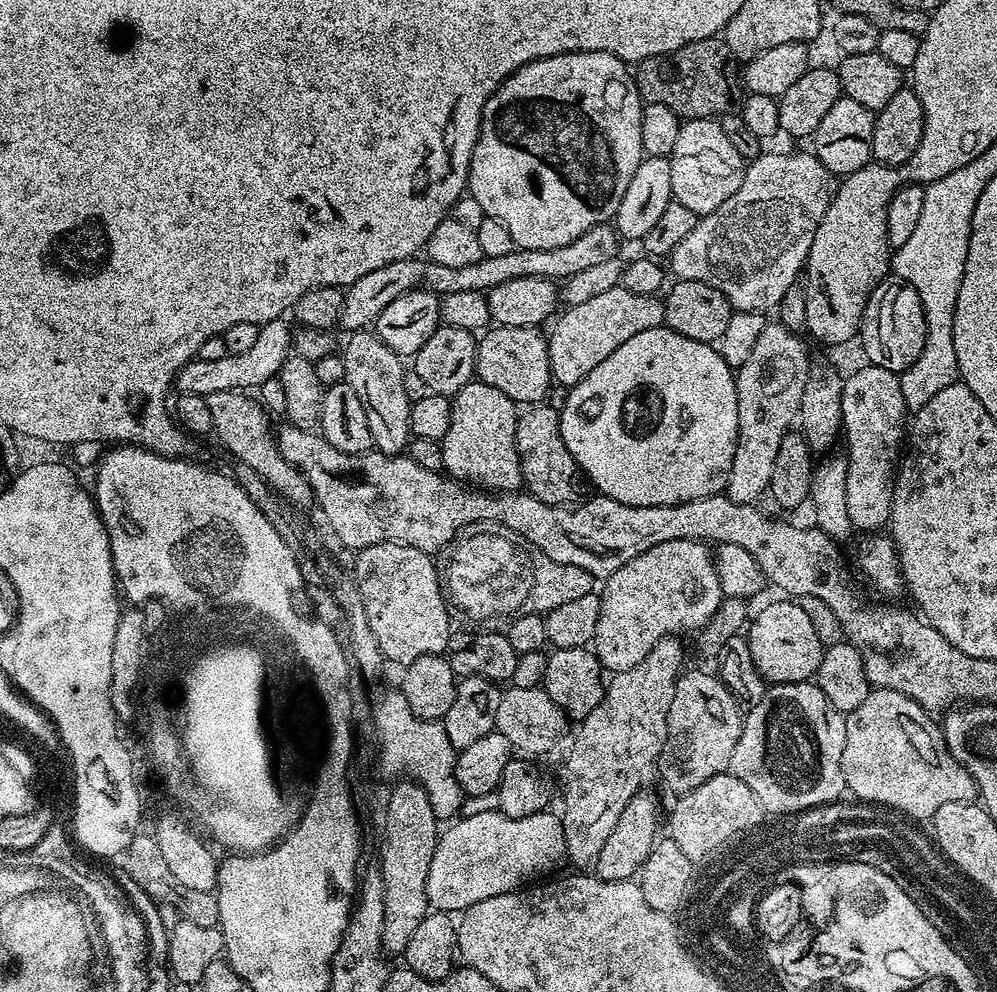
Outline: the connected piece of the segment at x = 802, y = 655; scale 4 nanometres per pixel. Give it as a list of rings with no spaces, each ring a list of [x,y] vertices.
[[[792,598],[779,599],[766,605],[757,616],[755,613],[747,625],[750,658],[754,658],[754,666],[769,685],[811,681],[822,662],[826,645],[818,642],[818,634],[800,603]]]

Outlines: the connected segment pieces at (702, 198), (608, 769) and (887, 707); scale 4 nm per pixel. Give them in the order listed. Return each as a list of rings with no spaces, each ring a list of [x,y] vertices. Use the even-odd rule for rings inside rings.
[[[719,119],[683,121],[678,130],[678,142],[670,157],[672,199],[686,206],[686,210],[694,210],[698,218],[708,216],[718,210],[718,206],[722,206],[722,202],[738,190],[738,186],[742,186],[745,167],[744,156],[734,150]]]
[[[663,636],[658,643],[634,666],[625,672],[615,673],[607,681],[602,702],[590,710],[590,714],[579,725],[572,749],[564,760],[564,816],[562,815],[562,848],[576,864],[591,865],[598,850],[614,830],[618,814],[626,802],[641,789],[640,779],[648,767],[657,763],[664,739],[668,733],[668,711],[674,698],[676,682],[681,675],[680,663],[684,660],[684,648],[676,636]]]
[[[872,688],[866,702],[844,717],[846,742],[842,750],[842,770],[847,791],[852,791],[857,801],[895,810],[916,822],[931,821],[938,806],[946,806],[946,802],[975,801],[978,793],[974,778],[950,754],[941,725],[932,720],[935,719],[922,706],[918,706],[918,702],[900,692]]]

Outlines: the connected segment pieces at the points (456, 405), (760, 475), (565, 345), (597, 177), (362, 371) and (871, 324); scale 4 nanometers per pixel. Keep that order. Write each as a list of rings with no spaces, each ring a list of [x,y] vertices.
[[[478,378],[462,386],[451,402],[450,430],[438,444],[443,471],[457,482],[479,486],[492,494],[517,491],[522,484],[516,449],[517,405],[502,390],[494,390]]]
[[[779,322],[765,323],[760,336],[752,347],[748,359],[735,369],[738,394],[738,438],[734,450],[734,462],[730,466],[726,495],[738,504],[756,504],[760,495],[768,492],[770,473],[774,471],[774,458],[782,438],[797,423],[802,402],[802,390],[806,390],[806,378],[812,365],[811,358],[795,331]]]
[[[619,286],[563,310],[564,313],[559,313],[560,321],[558,316],[547,337],[552,379],[557,385],[564,384],[565,389],[582,382],[582,378],[586,378],[586,374],[590,374],[598,362],[610,358],[610,354],[614,354],[622,342],[634,338],[634,334],[642,334],[642,330],[658,328],[664,324],[664,302],[659,295],[630,294],[630,290]]]
[[[563,52],[557,56],[547,56],[541,60],[530,62],[514,74],[510,74],[496,87],[494,94],[486,102],[482,110],[482,122],[478,142],[474,146],[472,161],[468,167],[467,191],[472,192],[476,204],[481,208],[484,216],[494,218],[510,230],[510,238],[517,249],[526,250],[554,250],[558,246],[566,246],[574,242],[586,230],[599,224],[609,223],[618,210],[618,202],[622,202],[622,194],[626,194],[626,186],[630,186],[630,178],[634,178],[634,170],[638,170],[640,161],[644,159],[642,146],[642,110],[636,81],[629,65],[619,60],[614,54],[605,52]]]
[[[360,329],[351,333],[348,342],[342,348],[342,358],[346,367],[345,383],[348,383],[358,400],[362,403],[362,408],[366,413],[366,420],[369,423],[371,436],[407,436],[411,437],[409,426],[411,400],[406,398],[404,374],[406,371],[403,359],[396,352],[390,350],[381,339],[378,339],[375,331]]]
[[[903,282],[895,283],[889,288],[881,286],[873,290],[864,311],[858,340],[864,343],[868,364],[876,364],[879,368],[899,374],[925,355],[926,314],[922,310],[922,298],[918,298],[918,290]]]

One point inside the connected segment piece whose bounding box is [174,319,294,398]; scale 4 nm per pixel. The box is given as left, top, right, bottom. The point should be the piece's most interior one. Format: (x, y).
(252, 368)

